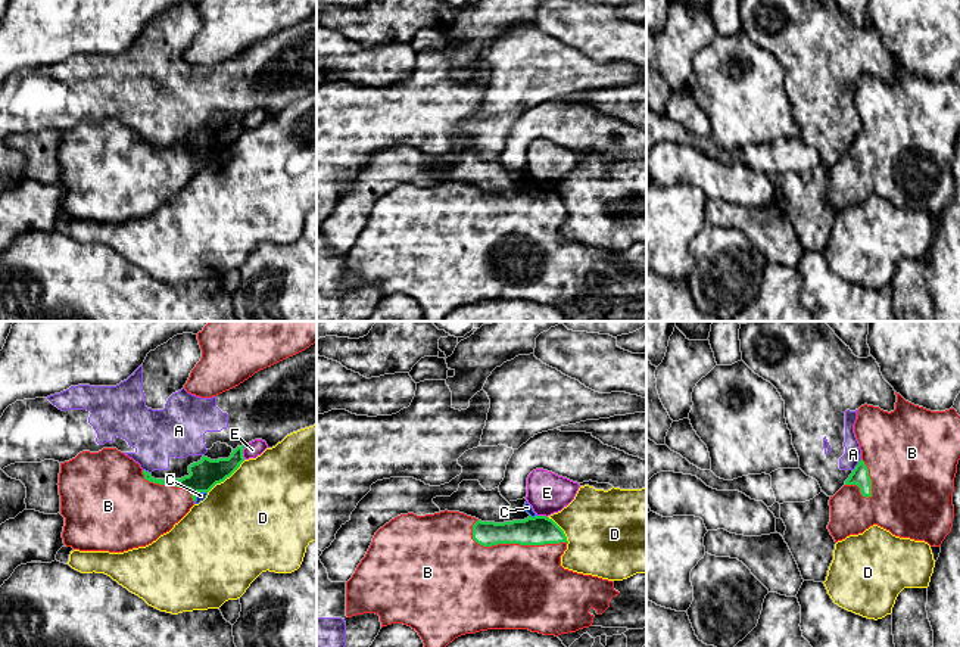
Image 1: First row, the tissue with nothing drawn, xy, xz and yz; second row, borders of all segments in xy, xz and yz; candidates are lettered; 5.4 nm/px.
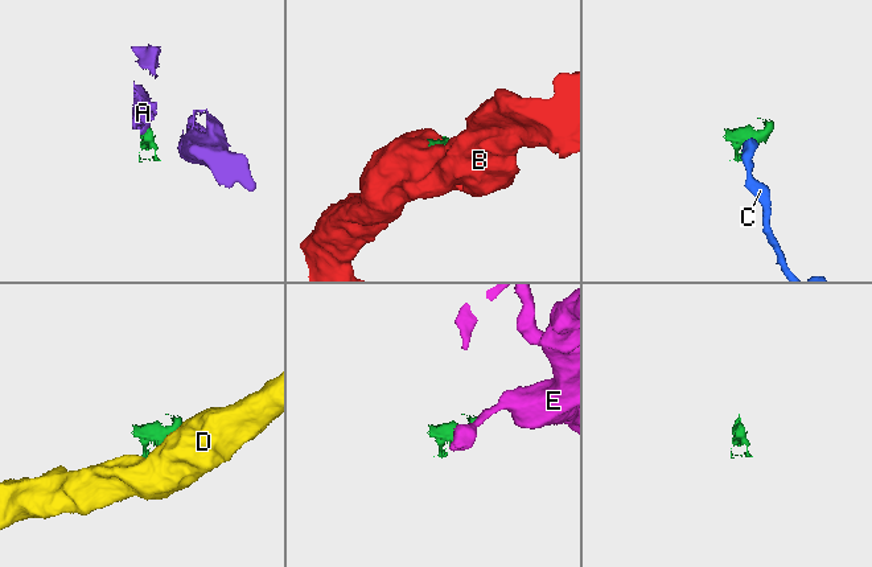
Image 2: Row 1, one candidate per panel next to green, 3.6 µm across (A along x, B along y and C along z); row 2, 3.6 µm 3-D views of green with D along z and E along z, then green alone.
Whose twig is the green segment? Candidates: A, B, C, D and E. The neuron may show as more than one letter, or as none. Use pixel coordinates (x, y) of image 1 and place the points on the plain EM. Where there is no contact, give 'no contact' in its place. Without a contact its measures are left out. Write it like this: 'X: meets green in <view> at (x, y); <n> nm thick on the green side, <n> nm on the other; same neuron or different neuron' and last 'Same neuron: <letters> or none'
A: meets green in yz at (857, 134); 100 nm thick on the green side, 100 nm on the other; different neuron
B: meets green in xz at (514, 212); 160 nm thick on the green side, 460 nm on the other; same neuron
C: meets green in xy at (196, 164); 160 nm thick on the green side, 50 nm on the other; different neuron
D: meets green in xy at (226, 148); 160 nm thick on the green side, 500 nm on the other; different neuron
E: meets green in xy at (242, 123); 160 nm thick on the green side, 90 nm on the other; different neuron
Same neuron: B

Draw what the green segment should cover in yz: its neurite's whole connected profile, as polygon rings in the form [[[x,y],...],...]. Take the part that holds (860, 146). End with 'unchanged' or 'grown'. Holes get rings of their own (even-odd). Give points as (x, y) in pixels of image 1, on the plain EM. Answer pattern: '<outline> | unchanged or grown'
[[[897,62],[895,65],[895,80],[891,83],[867,74],[857,81],[854,103],[860,113],[861,130],[845,150],[845,155],[829,169],[830,192],[827,199],[835,212],[850,205],[863,203],[873,195],[900,208],[925,211],[931,217],[941,217],[951,202],[954,147],[960,130],[960,85],[954,78],[931,81],[906,71]]] | grown

